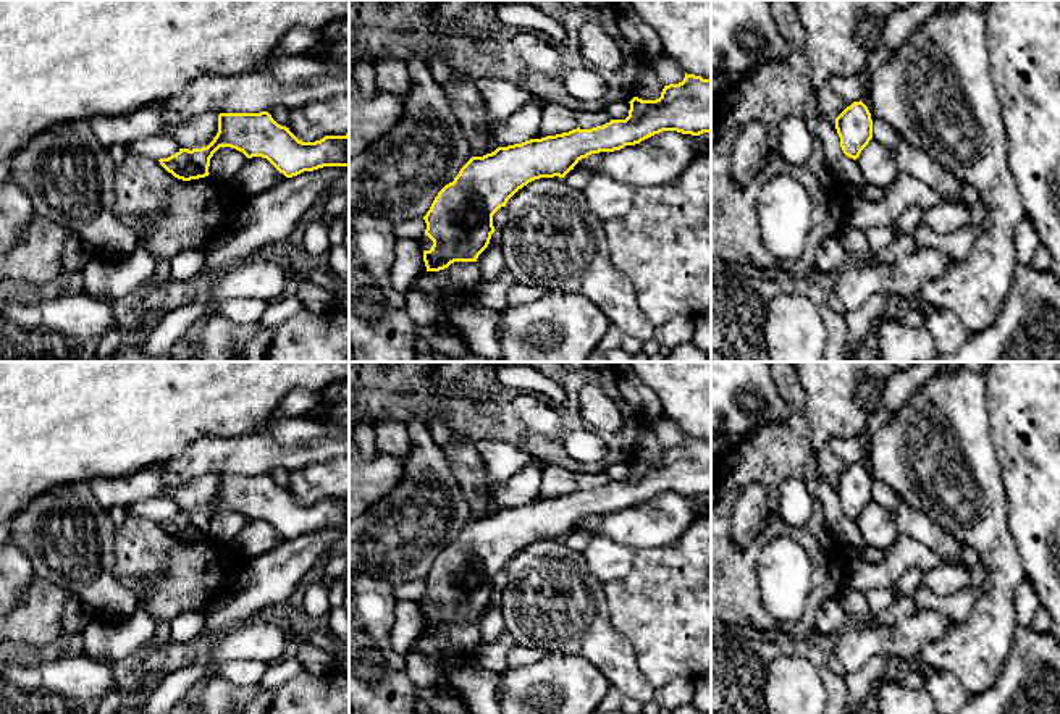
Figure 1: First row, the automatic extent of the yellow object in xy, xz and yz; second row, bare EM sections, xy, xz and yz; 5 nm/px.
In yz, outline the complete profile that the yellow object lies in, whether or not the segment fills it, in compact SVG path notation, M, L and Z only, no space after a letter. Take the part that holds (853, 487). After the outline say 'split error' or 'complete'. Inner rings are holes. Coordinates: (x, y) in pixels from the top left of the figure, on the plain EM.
M861 462L853 464L835 480L835 491L843 515L856 522L873 501L873 481L868 468Z | complete

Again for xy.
M268 473L220 475L218 494L207 509L179 510L158 523L178 541L199 541L210 536L210 520L220 509L236 510L247 520L267 520L286 540L323 528L349 530L349 496L302 504Z | complete

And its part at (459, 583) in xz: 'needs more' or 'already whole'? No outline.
already whole

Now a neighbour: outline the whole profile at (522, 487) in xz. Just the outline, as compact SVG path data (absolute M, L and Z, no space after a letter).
M533 462L514 473L496 493L498 509L522 506L533 501L541 489L543 468Z

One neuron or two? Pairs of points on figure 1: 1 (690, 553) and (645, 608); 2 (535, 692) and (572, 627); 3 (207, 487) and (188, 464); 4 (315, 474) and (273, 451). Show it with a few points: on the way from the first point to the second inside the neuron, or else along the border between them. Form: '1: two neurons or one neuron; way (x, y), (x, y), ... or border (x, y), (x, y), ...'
1: one neuron; way (690, 569), (661, 598)
2: two neurons; border (545, 653), (580, 655), (593, 664)
3: two neurons; border (164, 464), (168, 485), (218, 475)
4: two neurons; border (332, 457), (291, 472)

